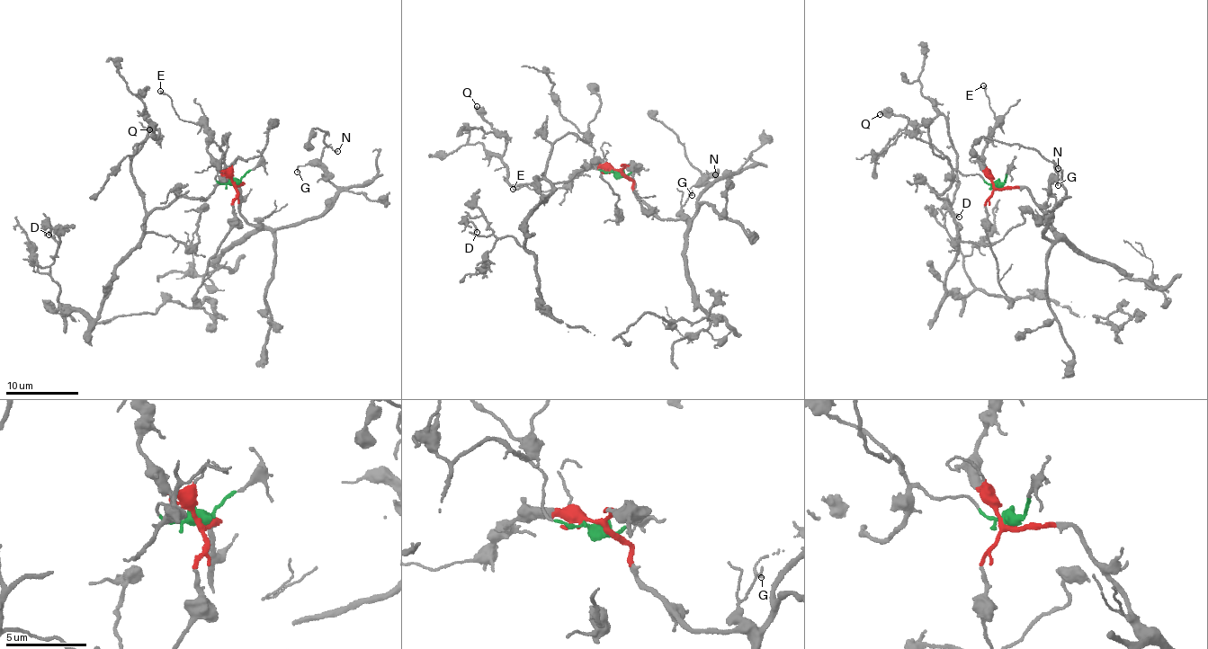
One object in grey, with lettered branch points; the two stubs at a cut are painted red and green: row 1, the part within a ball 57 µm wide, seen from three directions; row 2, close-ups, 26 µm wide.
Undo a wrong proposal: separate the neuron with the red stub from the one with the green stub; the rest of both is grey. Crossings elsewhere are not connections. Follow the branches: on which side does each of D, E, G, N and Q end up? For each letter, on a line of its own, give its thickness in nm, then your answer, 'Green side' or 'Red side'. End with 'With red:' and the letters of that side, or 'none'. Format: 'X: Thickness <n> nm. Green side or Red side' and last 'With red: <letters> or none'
D: Thickness 170 nm. Green side
E: Thickness 190 nm. Red side
G: Thickness 150 nm. Red side
N: Thickness 120 nm. Red side
Q: Thickness 400 nm. Green side
With red: E, G, N

